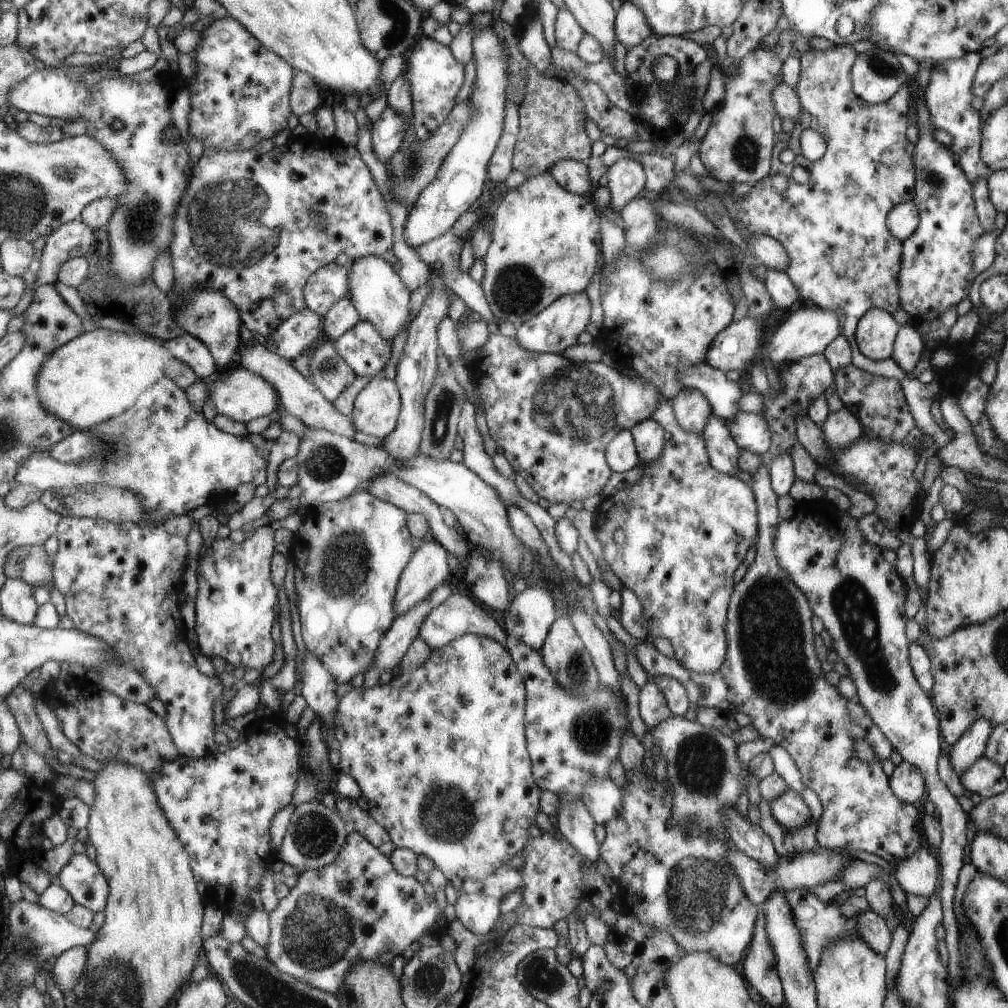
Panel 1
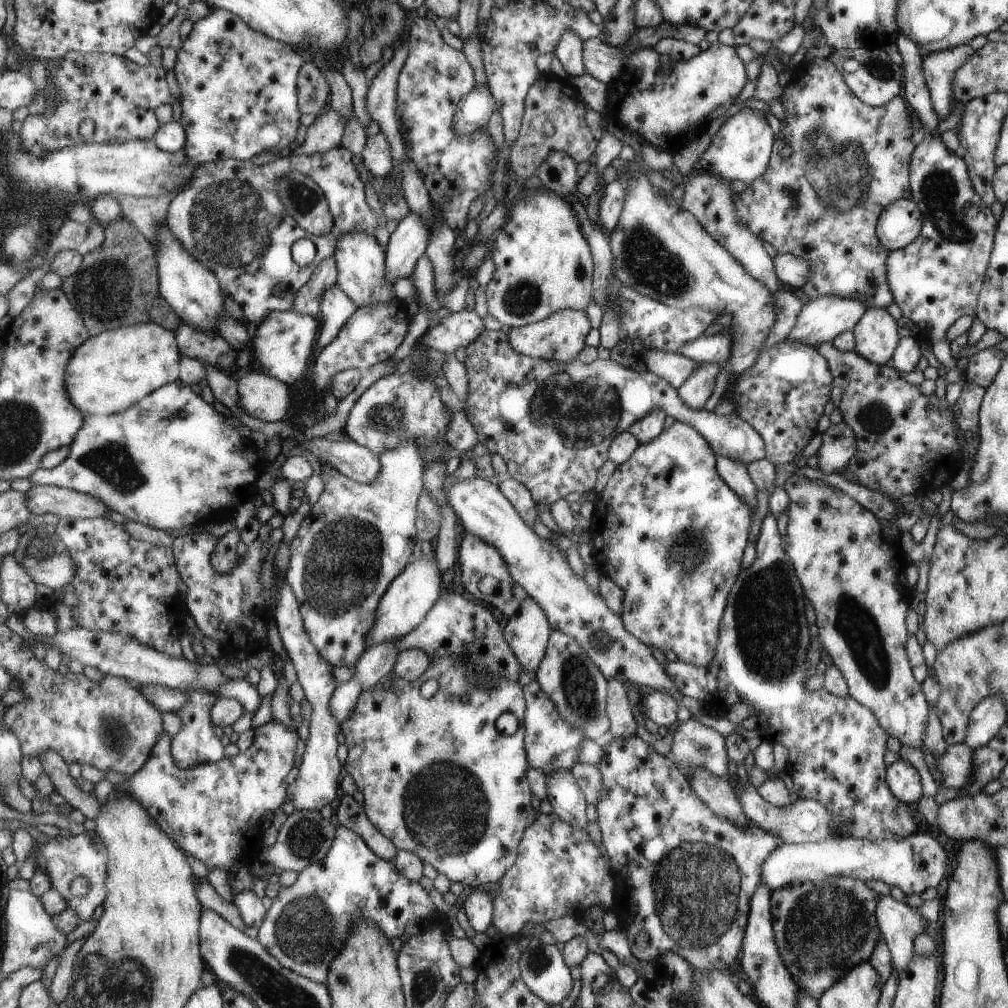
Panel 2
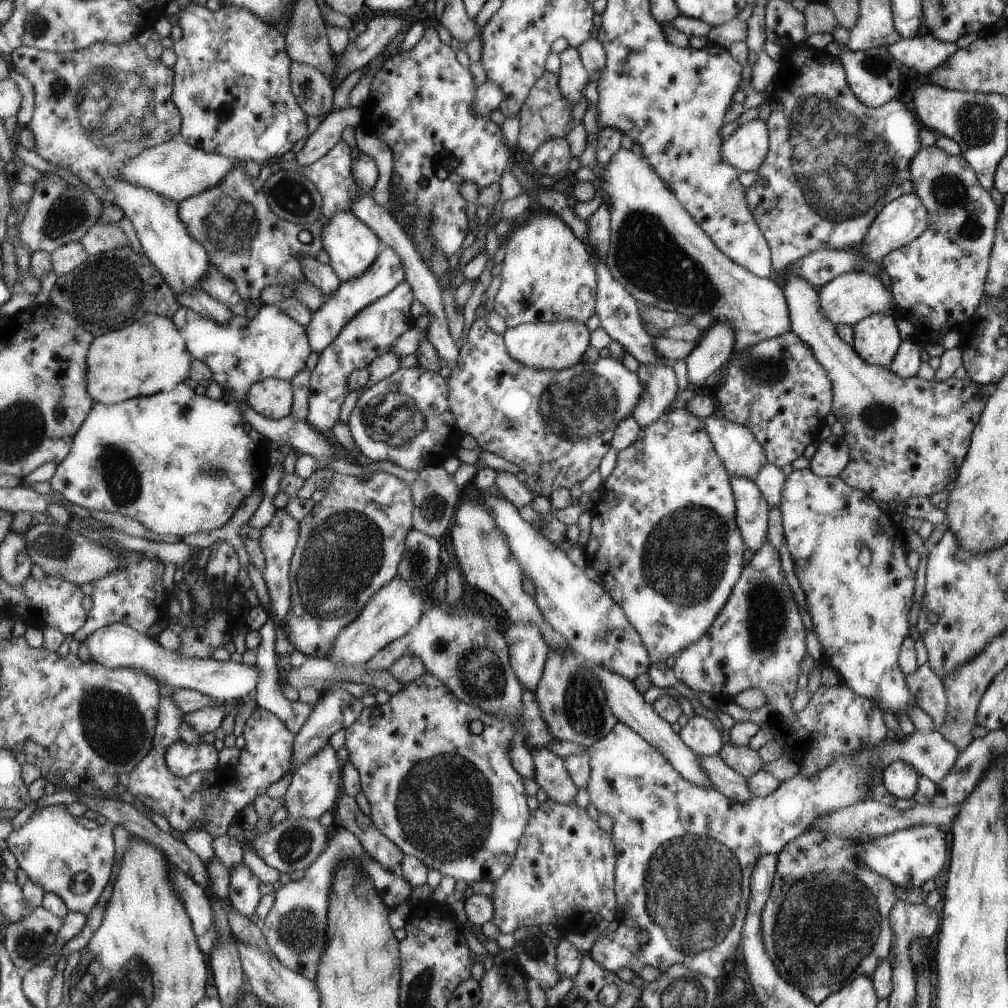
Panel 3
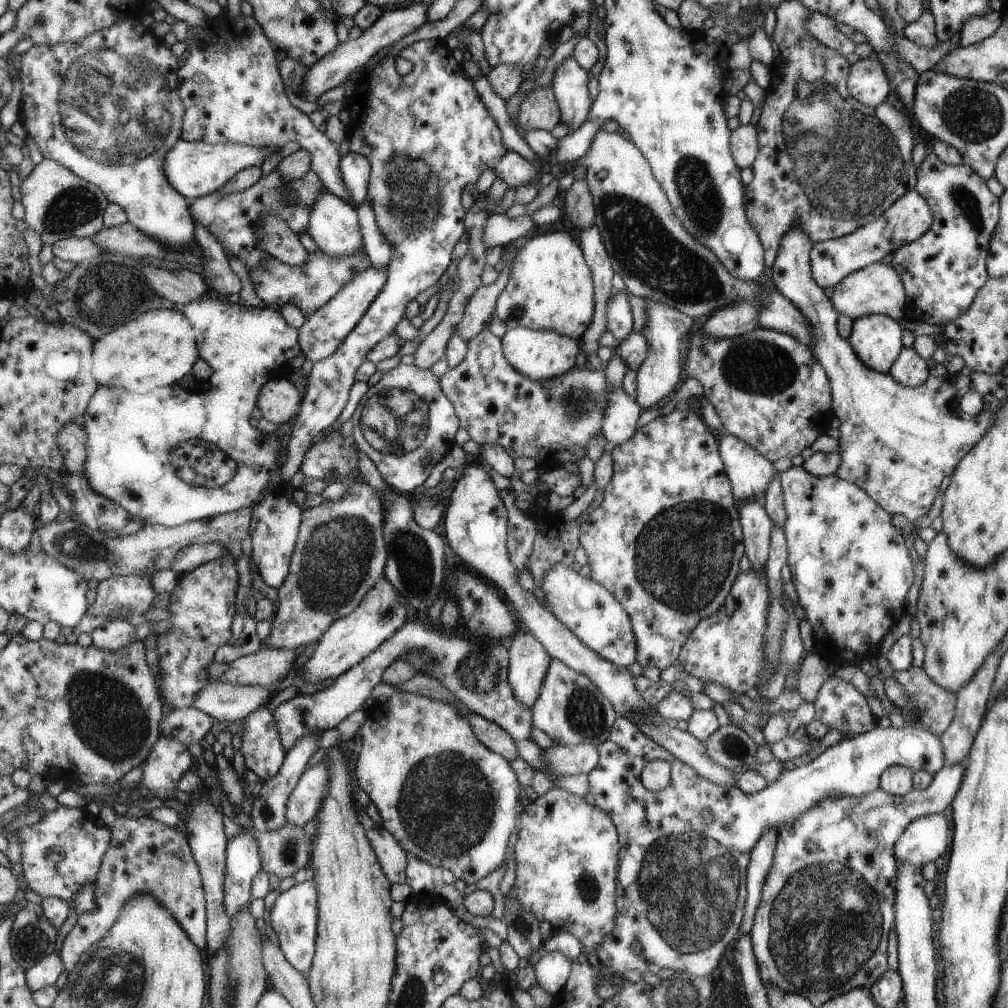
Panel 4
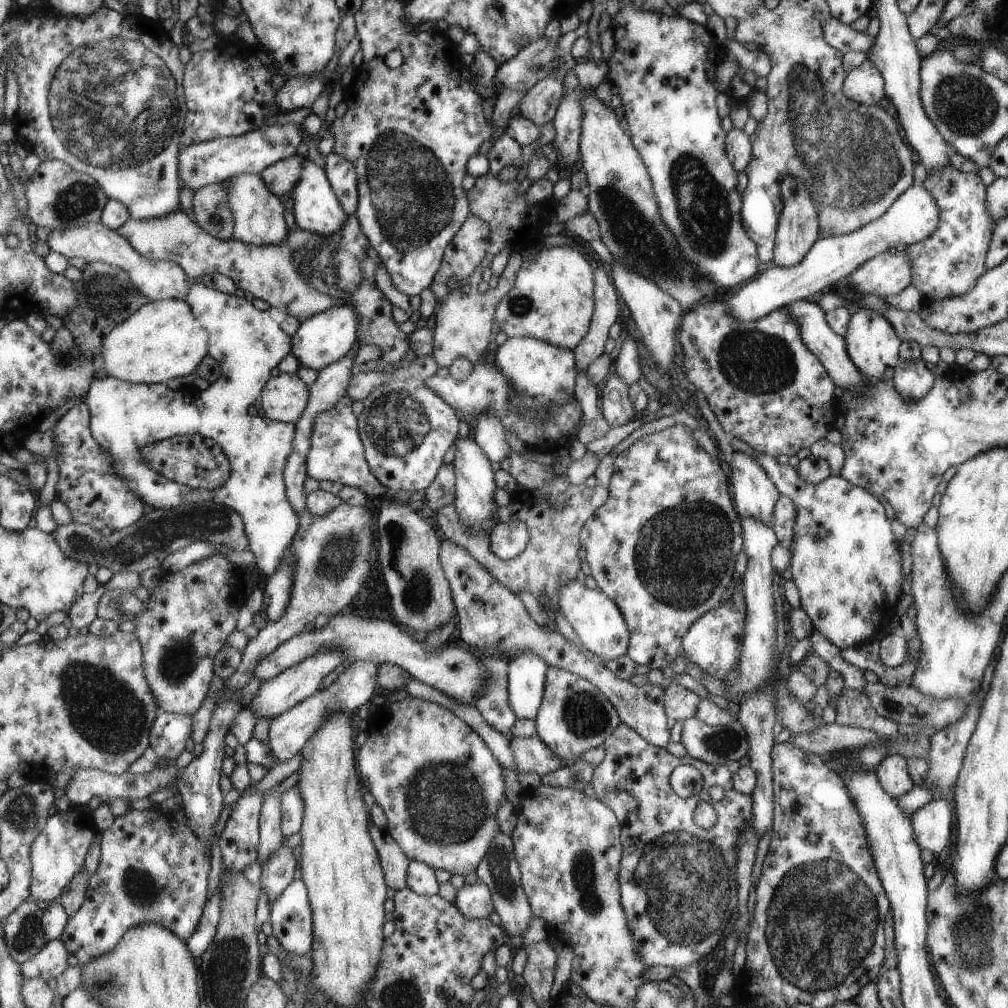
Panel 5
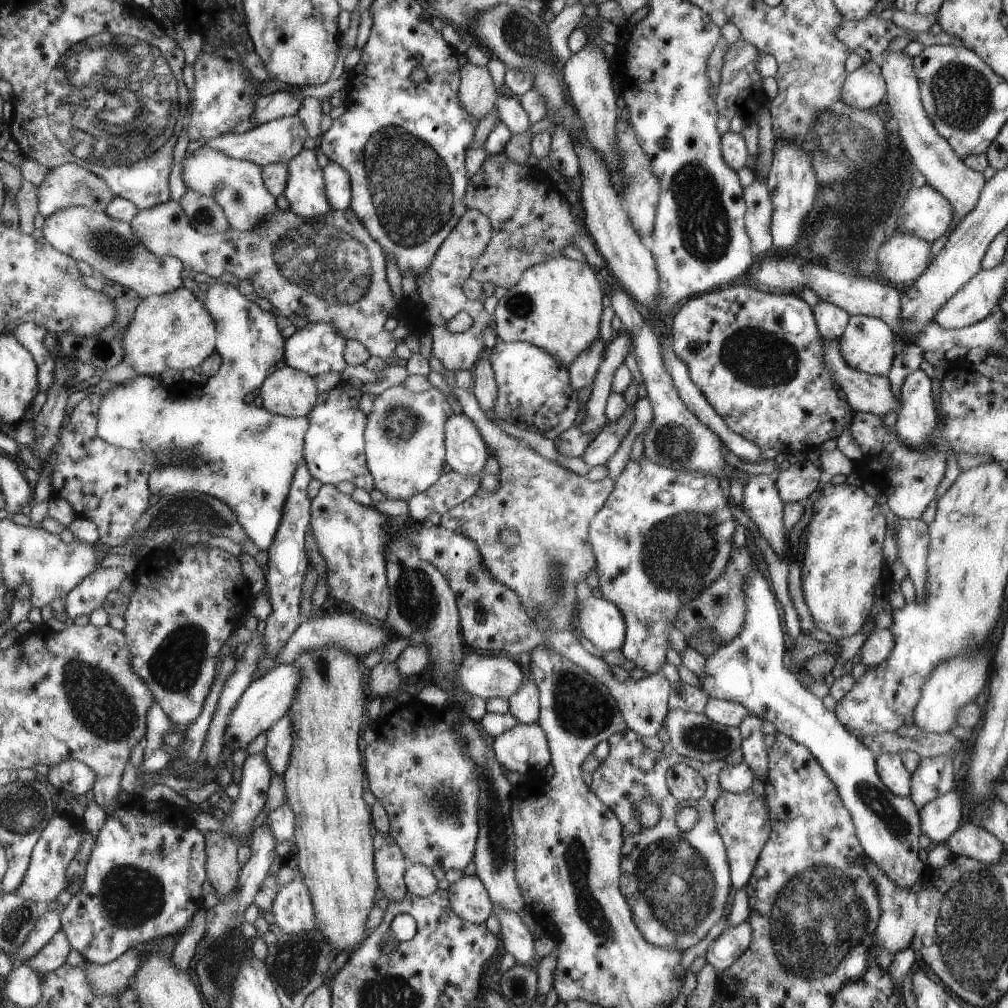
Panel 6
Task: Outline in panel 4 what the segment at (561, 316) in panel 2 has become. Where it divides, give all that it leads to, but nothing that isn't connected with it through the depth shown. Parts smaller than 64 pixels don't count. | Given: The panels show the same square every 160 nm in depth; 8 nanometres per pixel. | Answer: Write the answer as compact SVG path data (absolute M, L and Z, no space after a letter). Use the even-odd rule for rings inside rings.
M525 327L507 329L502 336L502 351L506 361L523 376L535 382L551 381L566 373L575 364L577 340L554 333Z

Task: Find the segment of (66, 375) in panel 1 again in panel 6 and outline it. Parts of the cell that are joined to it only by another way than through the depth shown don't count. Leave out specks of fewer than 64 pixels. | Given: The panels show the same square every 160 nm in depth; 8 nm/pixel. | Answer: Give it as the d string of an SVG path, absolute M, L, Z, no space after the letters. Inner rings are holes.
M185 287L144 298L127 329L125 361L138 375L159 376L167 368L196 370L198 364L217 350L215 320L205 307L200 298Z

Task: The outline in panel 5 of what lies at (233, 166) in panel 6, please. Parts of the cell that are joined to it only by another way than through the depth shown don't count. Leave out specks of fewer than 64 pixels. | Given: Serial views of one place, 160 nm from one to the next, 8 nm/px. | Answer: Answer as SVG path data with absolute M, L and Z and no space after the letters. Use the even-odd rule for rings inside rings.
M237 174L222 184L227 184L227 204L233 216L232 239L251 246L281 244L287 238L287 226L282 202L265 187L258 174Z

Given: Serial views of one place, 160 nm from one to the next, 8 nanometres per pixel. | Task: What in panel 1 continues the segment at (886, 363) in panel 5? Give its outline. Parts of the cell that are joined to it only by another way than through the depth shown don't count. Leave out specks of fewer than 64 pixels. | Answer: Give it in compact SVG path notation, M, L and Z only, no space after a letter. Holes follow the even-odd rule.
M878 307L867 310L854 329L854 340L859 352L873 361L889 358L899 328L887 311Z

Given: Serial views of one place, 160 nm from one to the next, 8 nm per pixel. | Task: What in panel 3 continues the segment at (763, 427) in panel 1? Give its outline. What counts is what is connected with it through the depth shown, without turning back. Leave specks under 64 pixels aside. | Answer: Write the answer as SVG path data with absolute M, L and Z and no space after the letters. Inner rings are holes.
M475 322L471 326L465 338L465 342L459 348L459 358L447 376L450 410L454 413L454 421L458 434L465 432L465 434L472 436L476 440L476 446L479 451L487 450L493 452L495 456L500 456L507 460L507 462L517 464L520 470L525 473L525 483L530 490L535 492L534 495L549 496L549 493L555 489L566 488L569 490L576 482L581 483L591 471L597 468L601 456L605 454L605 442L611 438L611 434L614 434L613 428L617 428L618 422L633 412L633 408L636 405L635 401L638 400L638 394L642 390L641 383L638 382L638 375L626 369L619 361L612 359L610 356L607 358L599 357L592 363L575 363L568 369L558 371L531 368L512 359L506 351L505 339L501 335L493 333L491 329L479 322ZM717 413L700 418L710 437L726 473L731 477L745 477L753 480L765 464L761 445L754 439L746 426L729 422Z

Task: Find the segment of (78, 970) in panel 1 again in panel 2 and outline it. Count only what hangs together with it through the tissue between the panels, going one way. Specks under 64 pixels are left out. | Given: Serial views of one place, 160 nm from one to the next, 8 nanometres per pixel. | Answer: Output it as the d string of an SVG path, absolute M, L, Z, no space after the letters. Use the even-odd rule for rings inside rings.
M83 936L83 938L70 944L60 954L59 965L50 986L50 994L58 1006L67 1000L67 996L75 984L75 962L77 962L77 956L79 956L86 941L87 937Z

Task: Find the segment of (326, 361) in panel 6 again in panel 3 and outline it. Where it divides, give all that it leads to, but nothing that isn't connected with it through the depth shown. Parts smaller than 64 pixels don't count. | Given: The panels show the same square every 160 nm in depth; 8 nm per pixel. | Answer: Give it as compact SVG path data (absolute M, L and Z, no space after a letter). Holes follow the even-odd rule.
M386 247L364 273L340 282L339 286L324 301L321 308L313 313L305 326L310 349L313 352L321 353L327 345L334 342L334 338L357 316L359 311L377 301L379 297L389 293L403 278L405 278L405 270L399 255L392 248Z

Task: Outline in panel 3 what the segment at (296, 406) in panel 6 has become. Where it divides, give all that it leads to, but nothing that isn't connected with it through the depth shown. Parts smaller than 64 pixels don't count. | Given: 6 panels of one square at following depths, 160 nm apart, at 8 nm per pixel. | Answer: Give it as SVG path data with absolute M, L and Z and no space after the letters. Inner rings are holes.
M264 378L250 386L250 392L243 399L261 416L268 419L280 419L289 414L291 406L291 386L289 381Z

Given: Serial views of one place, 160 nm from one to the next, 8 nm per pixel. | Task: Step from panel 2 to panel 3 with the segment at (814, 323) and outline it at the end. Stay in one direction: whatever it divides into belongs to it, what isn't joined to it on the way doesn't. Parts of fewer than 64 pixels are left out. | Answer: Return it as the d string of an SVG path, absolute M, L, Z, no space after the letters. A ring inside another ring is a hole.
M849 271L835 277L817 291L820 311L835 326L841 323L852 327L871 313L884 314L890 317L895 314L895 318L898 317L896 304L893 303L889 290L883 286L878 275L872 275L865 271Z

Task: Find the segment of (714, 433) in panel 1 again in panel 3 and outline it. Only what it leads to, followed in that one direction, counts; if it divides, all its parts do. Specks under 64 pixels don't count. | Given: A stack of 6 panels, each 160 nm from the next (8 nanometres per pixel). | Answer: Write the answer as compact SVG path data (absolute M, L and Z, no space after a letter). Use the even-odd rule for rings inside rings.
M730 477L735 499L735 520L743 542L752 553L767 541L768 509L758 486L745 477Z

